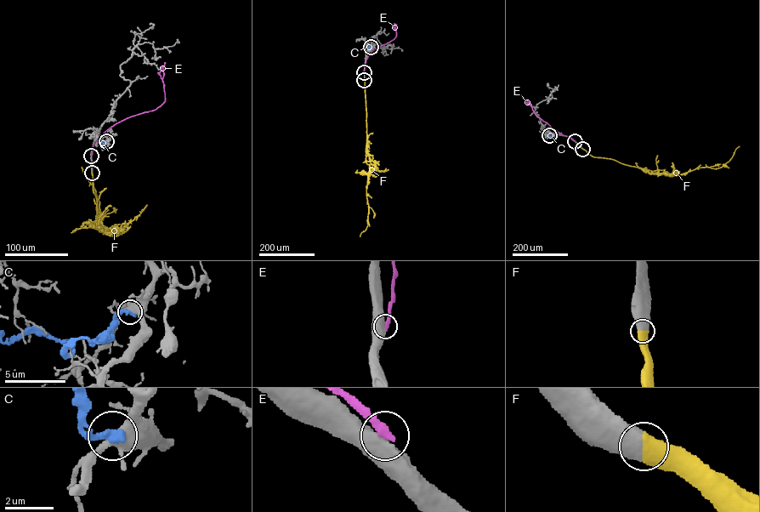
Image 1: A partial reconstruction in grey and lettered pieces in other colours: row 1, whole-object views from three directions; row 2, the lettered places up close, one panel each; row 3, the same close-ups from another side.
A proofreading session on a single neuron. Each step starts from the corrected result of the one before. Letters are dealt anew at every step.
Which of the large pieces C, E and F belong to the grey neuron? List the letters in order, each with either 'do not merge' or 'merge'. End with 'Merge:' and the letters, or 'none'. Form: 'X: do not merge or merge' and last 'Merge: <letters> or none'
C: do not merge
E: do not merge
F: merge
Merge: F

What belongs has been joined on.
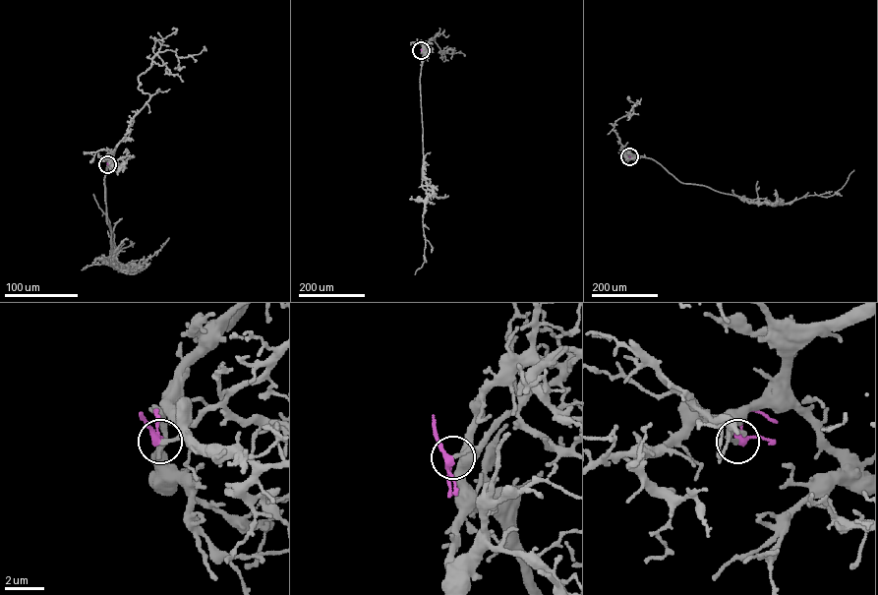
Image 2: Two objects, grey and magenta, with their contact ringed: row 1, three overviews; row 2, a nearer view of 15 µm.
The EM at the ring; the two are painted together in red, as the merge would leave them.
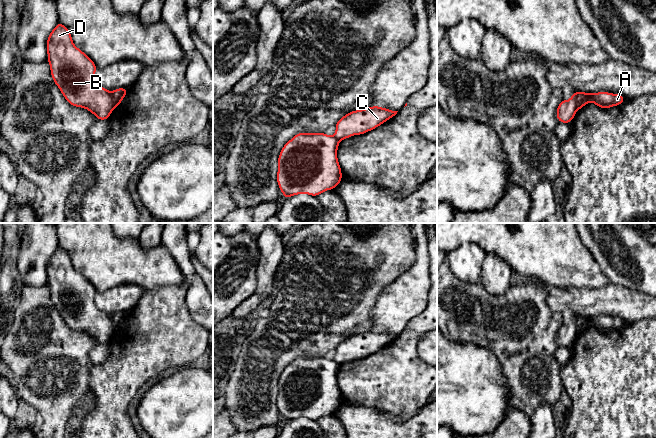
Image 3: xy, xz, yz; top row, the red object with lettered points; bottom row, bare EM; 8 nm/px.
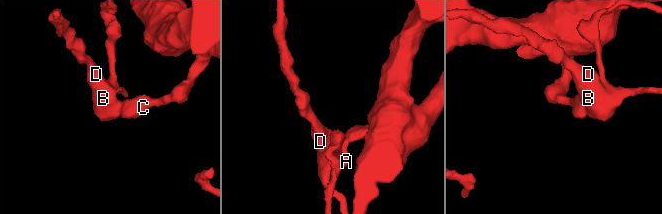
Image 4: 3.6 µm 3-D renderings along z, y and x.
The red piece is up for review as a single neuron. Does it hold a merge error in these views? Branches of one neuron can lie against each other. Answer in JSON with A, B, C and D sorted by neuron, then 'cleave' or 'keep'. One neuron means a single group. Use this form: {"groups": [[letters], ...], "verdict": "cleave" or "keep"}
{"groups": [["A", "B", "D"], ["C"]], "verdict": "cleave"}

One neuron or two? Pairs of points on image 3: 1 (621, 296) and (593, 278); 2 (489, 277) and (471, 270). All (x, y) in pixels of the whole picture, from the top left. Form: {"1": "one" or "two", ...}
{"1": "two", "2": "two"}

